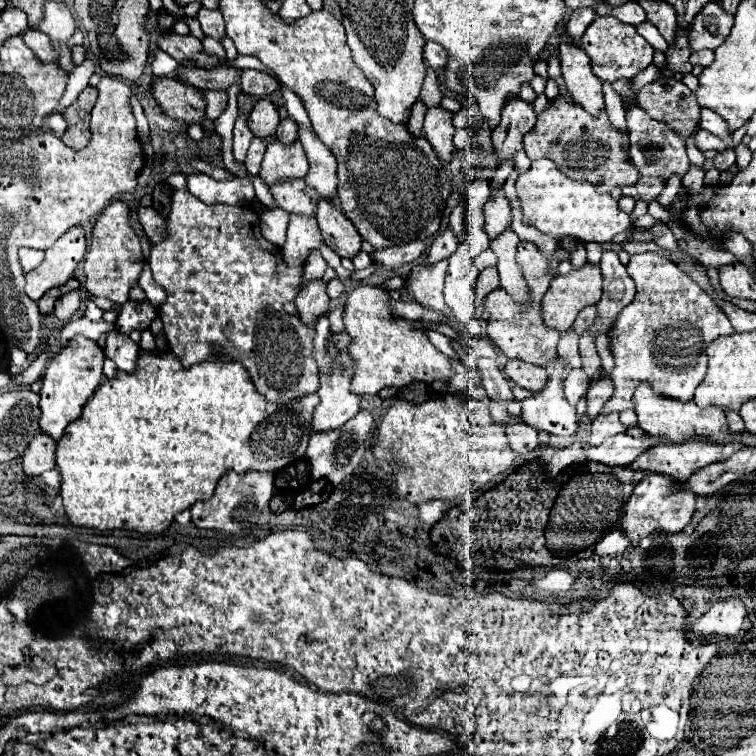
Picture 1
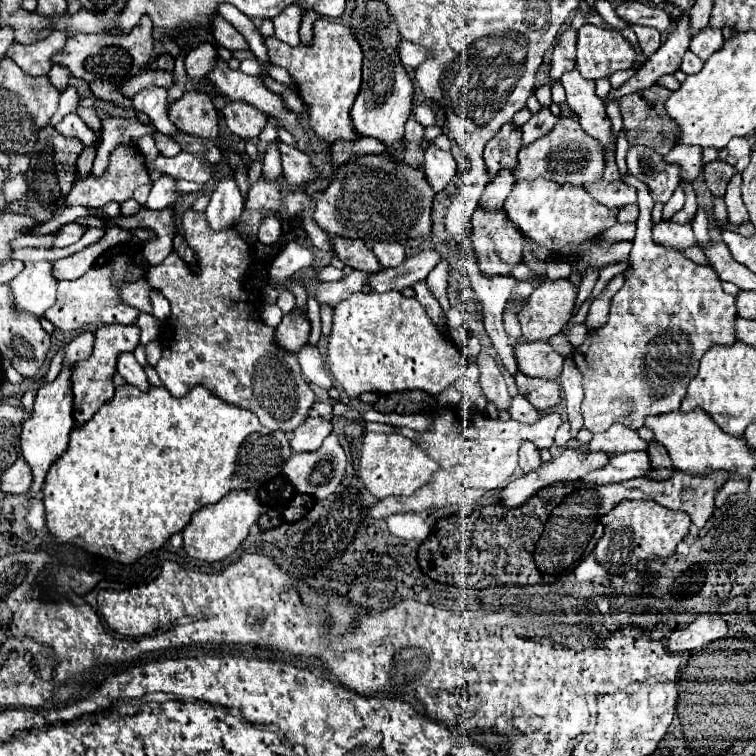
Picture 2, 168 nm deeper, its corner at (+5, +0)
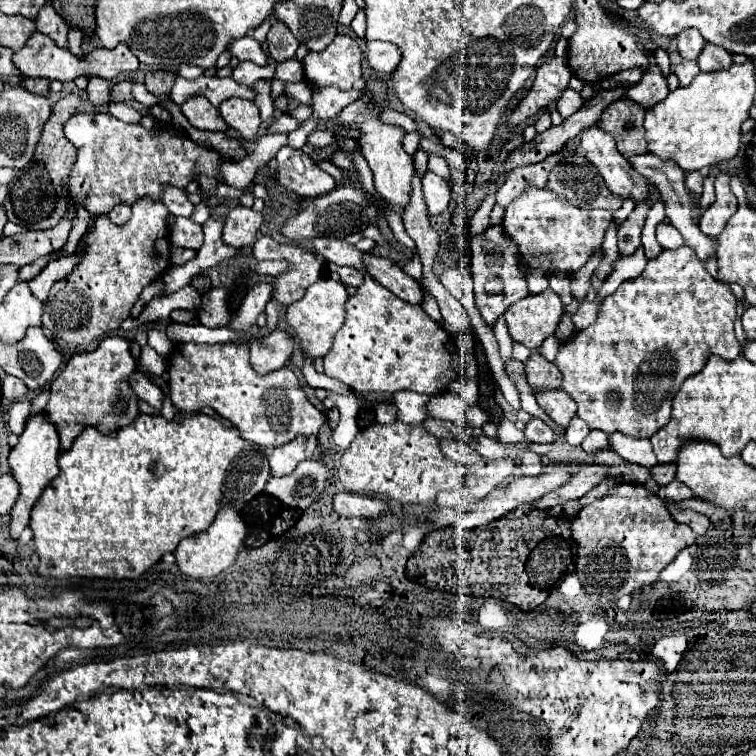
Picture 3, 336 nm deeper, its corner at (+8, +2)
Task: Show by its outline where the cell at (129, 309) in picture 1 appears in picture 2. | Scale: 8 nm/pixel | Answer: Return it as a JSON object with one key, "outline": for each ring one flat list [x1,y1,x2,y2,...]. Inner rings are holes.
{"outline":[[111,324,103,326,95,332,95,344,93,352,87,360,81,360,75,364,75,372,71,374,71,386,73,386,73,416,75,416,75,426,83,426,91,416,111,400,115,394,113,386,113,376,117,372,117,358,123,352,133,352,139,344,139,328,137,326,121,326,121,324]]}

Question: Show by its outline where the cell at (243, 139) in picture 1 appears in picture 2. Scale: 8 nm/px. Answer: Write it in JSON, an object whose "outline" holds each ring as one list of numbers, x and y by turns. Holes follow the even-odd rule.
{"outline":[[221,178,217,190,211,194,211,202,205,210,207,222,213,230,225,230,235,224,243,212,243,196,231,178]]}

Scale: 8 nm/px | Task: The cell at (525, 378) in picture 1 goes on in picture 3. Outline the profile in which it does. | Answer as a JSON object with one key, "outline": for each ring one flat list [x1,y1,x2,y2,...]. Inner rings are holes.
{"outline":[[564,390,536,392,536,402,562,428,566,428,576,414,576,402,572,402,572,398]]}

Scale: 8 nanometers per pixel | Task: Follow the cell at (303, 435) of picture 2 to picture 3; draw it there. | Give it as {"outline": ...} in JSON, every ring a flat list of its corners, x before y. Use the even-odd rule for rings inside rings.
{"outline":[[296,436,292,442,274,448,272,456,270,456,270,472,272,474,292,472,298,466,298,462,308,458,306,446,308,446,308,438,306,436,302,436,302,438]]}

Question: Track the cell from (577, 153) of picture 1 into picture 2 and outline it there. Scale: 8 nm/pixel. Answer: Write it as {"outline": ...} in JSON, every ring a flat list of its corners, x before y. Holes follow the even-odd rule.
{"outline":[[559,116,557,126,537,142,519,150,517,166,513,170,515,180,533,180,537,176,553,182,569,182,569,184,587,184,597,182,603,176,603,154,599,150,599,142,587,136,575,116]]}

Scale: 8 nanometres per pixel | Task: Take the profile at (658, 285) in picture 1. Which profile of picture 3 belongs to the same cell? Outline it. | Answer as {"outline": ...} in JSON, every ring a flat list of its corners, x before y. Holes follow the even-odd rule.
{"outline":[[692,248,665,249,658,258,648,260,648,266,638,278,622,282,614,294,604,298,594,326,576,332,576,336,560,346,556,366,564,376,562,388,578,404,578,416,590,428,606,434,622,432,648,438,668,422,672,400,682,382,700,372,708,356,716,354,724,360,732,360,740,354,734,322,736,296,732,290,708,274]]}

